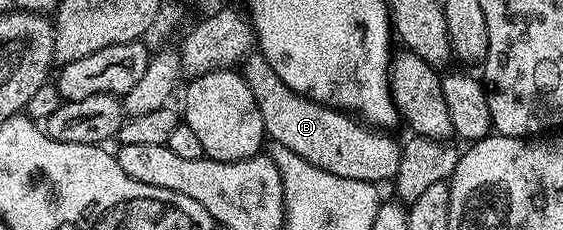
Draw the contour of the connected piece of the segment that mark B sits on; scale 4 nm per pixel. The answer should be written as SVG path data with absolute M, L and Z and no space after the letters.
M260 53L247 55L240 73L256 97L270 143L292 149L292 153L296 153L296 157L304 157L308 165L316 165L316 169L324 169L324 173L336 173L336 177L368 181L375 185L395 178L400 168L403 144L394 140L389 130L375 129L353 114L339 111L336 107L325 107L306 95L288 89L288 85L276 77L276 69L272 69Z

